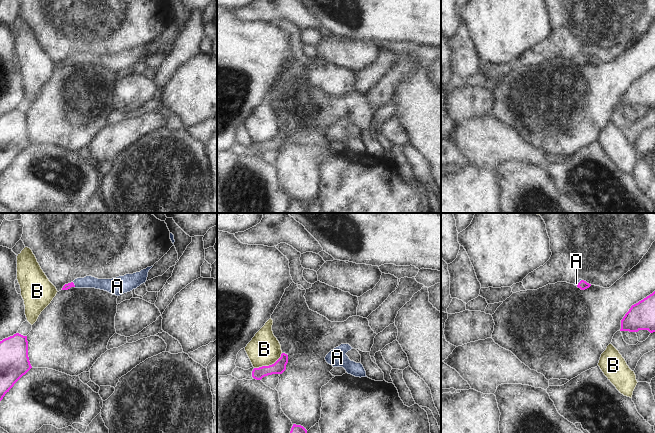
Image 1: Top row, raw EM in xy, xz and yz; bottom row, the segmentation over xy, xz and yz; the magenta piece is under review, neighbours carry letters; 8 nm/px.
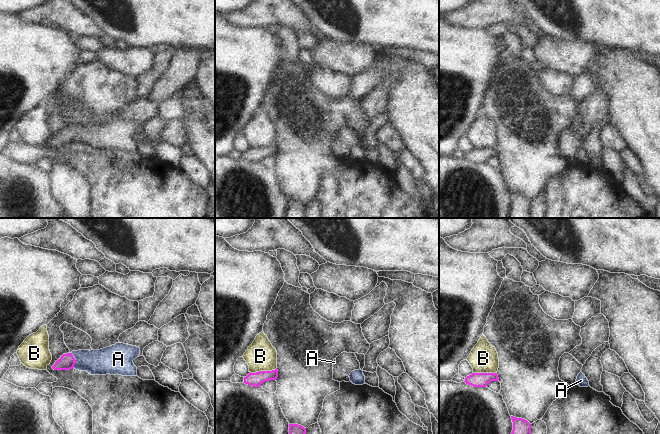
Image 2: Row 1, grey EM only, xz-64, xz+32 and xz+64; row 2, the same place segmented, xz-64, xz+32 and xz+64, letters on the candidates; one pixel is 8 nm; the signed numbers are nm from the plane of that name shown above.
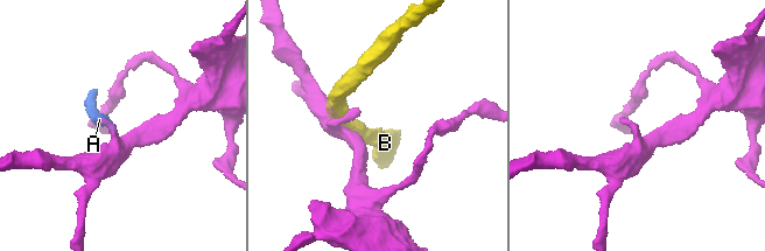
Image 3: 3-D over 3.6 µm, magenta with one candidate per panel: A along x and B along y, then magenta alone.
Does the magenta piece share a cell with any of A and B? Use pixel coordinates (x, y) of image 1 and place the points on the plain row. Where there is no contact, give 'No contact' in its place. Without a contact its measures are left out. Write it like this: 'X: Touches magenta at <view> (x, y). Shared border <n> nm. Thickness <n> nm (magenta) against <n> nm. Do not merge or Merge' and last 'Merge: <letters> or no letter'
A: Touches magenta at xy (73, 60). Shared border 50 nm. Thickness 50 nm (magenta) against 100 nm. Merge
B: Touches magenta at xz (269, 141). Shared border 260 nm. Thickness 100 nm (magenta) against 260 nm. Do not merge
Merge: A

